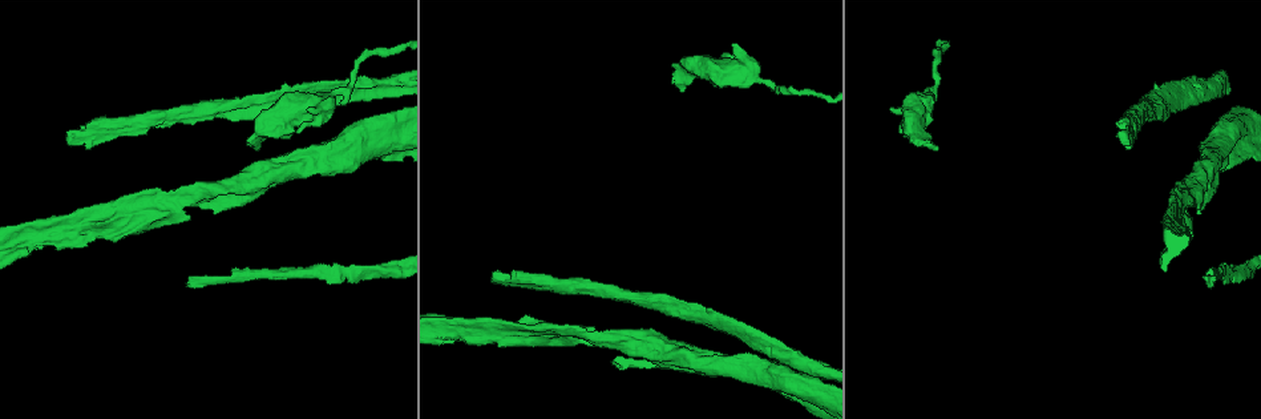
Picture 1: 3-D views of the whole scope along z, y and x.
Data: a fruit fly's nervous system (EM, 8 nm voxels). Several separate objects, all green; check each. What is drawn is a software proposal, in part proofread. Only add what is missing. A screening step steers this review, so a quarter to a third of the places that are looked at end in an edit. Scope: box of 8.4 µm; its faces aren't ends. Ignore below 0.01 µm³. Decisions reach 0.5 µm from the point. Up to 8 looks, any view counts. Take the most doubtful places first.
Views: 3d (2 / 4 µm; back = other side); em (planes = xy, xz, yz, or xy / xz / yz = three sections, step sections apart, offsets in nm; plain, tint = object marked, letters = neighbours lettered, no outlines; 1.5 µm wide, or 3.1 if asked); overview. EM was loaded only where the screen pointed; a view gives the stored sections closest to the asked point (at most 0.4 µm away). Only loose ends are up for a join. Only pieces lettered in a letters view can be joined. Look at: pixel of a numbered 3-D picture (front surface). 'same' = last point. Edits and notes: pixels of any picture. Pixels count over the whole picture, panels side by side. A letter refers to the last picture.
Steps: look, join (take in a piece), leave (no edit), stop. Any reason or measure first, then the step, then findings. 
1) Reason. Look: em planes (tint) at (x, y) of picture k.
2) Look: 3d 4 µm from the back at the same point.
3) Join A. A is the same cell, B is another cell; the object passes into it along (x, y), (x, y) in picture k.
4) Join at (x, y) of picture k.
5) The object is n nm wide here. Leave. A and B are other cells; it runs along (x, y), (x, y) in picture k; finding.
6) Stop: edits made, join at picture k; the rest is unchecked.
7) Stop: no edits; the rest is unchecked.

An open end. Look: 3d 2 µm at (69, 142) of picture 1.

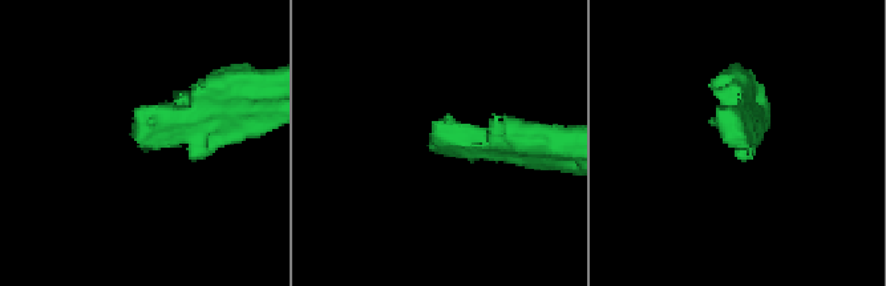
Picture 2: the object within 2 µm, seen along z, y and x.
Look: em planes (letters) at (144, 147) of picture 2.

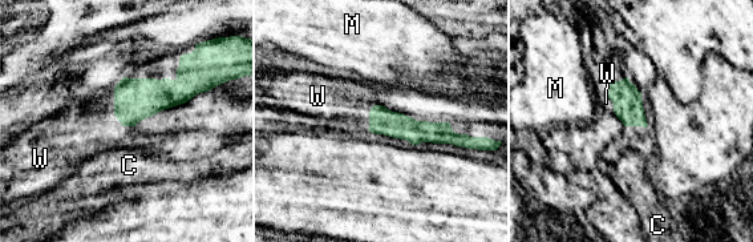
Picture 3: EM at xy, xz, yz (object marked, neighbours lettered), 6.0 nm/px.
The longest contact is with W, 160 nm. Join W. W is the same cell, C and M are other cells; it goes on there.

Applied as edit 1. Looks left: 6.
Look: overview.

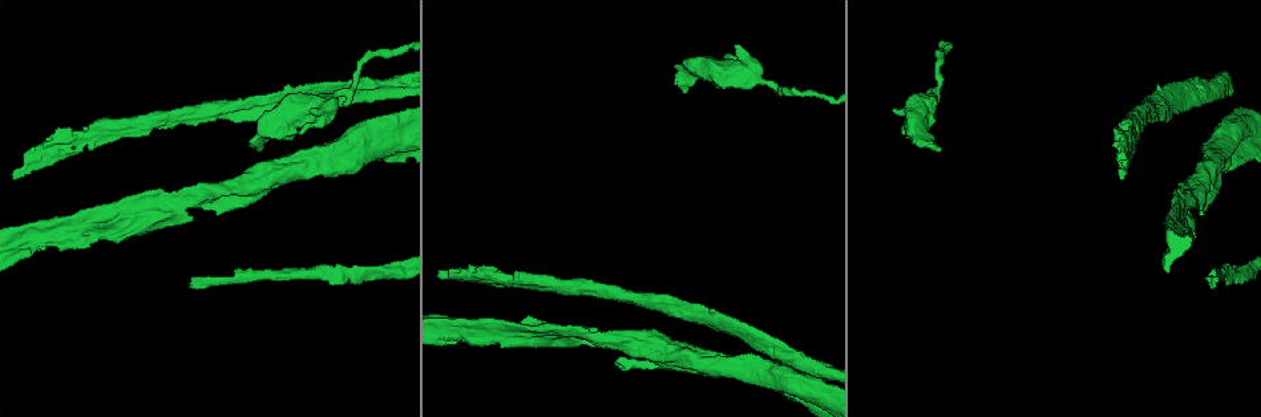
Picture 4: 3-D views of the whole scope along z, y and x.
An open end. Look: 3d 4 µm at (615, 361) of picture 4.

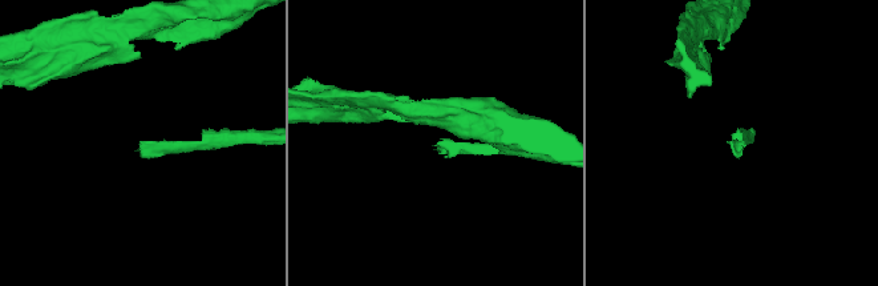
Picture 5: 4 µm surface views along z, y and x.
Look: em planes (tint) at (437, 146) of picture 5.

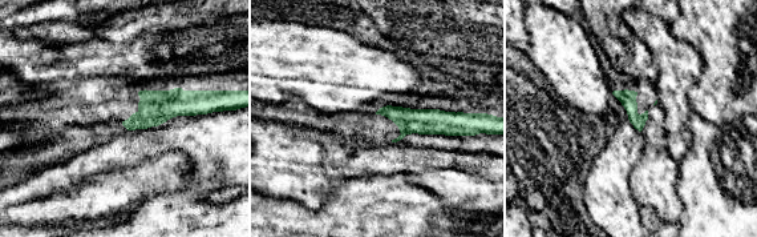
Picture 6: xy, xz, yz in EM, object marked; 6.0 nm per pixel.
Look: em planes (letters) at the same point.

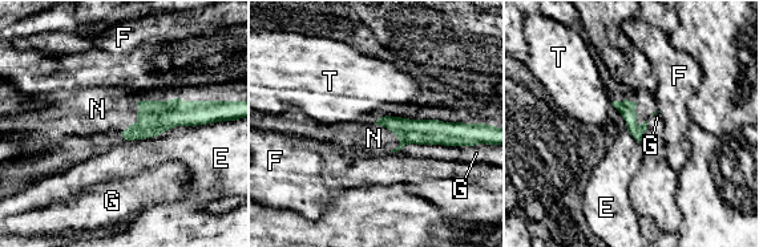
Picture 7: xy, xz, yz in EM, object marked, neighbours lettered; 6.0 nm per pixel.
Join N. N is the same cell, E, F, G and T are other cells; the object passes into it along (154, 117), (137, 116), (97, 109) in picture 7; it goes on there.

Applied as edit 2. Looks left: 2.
Stop: edits made, join at picture 3, join at picture 7; the rest is unchecked.

